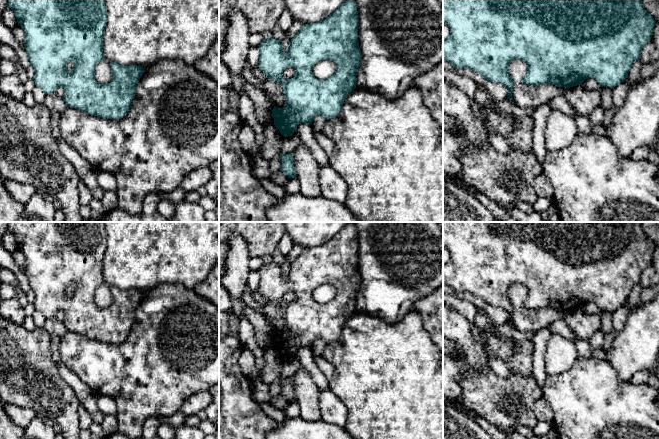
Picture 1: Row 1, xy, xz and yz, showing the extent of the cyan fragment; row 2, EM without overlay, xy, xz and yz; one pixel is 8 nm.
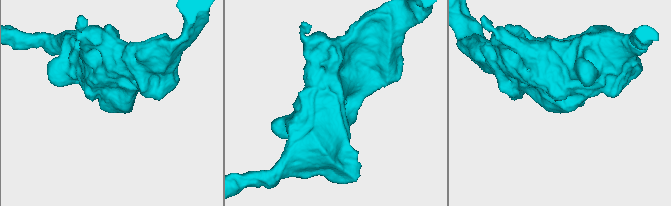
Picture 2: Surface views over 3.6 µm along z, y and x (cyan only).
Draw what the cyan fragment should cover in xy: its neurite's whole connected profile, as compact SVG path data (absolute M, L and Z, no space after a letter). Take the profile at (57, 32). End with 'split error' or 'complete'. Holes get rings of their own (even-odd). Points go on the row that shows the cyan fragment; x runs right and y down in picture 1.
M8 0L7 7L14 11L18 25L24 30L25 49L30 65L35 70L33 80L36 86L49 95L54 95L58 87L63 87L65 90L63 100L70 108L104 119L118 120L126 116L144 68L111 62L110 67L113 73L111 82L99 84L95 80L95 67L105 60L103 53L103 36L107 23L105 0Z; complete

